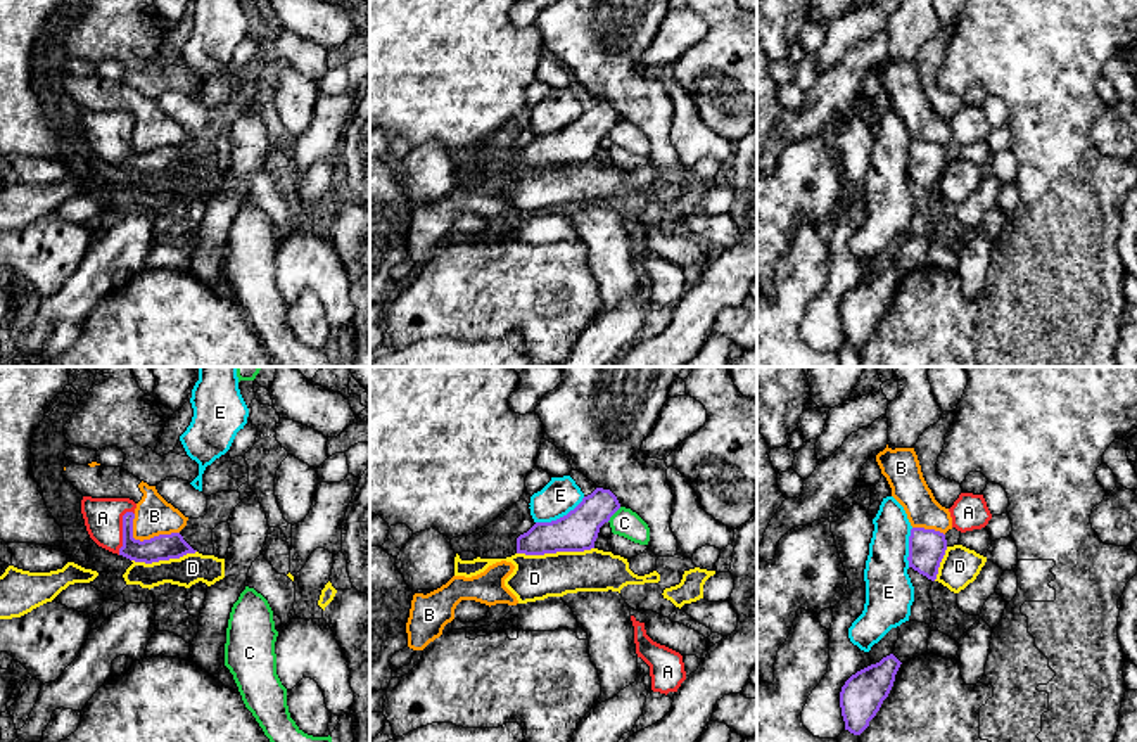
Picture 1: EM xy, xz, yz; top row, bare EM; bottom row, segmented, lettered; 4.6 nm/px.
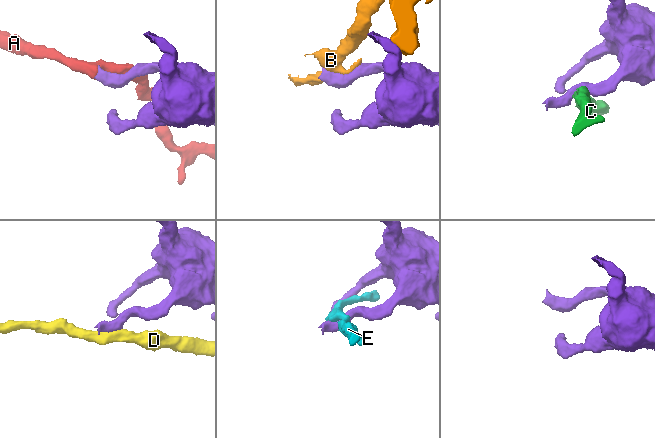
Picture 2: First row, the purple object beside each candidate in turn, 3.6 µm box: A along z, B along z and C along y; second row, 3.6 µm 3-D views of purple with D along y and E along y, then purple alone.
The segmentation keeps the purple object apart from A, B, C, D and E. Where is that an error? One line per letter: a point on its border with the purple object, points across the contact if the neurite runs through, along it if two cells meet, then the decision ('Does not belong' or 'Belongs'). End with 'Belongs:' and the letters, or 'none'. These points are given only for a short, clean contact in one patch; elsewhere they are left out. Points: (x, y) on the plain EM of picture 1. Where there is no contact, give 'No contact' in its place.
A: Touches purple at xy (123, 144). Path across: xy (163, 159), (135, 159), (123, 144), (102, 130). Belongs
B: Touches purple at xy (147, 153). Does not belong
C: Touches purple at xz (614, 125). Boundary: xz (621, 120), (607, 134). Does not belong
D: Touches purple at xz (555, 165). Boundary: xz (593, 159), (565, 165), (517, 166). Does not belong
E: Touches purple at xz (560, 130). Boundary: xz (584, 109), (565, 127), (536, 135). Does not belong
Belongs: A

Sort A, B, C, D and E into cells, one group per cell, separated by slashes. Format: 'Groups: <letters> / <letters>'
Groups: A / B / C / D / E

